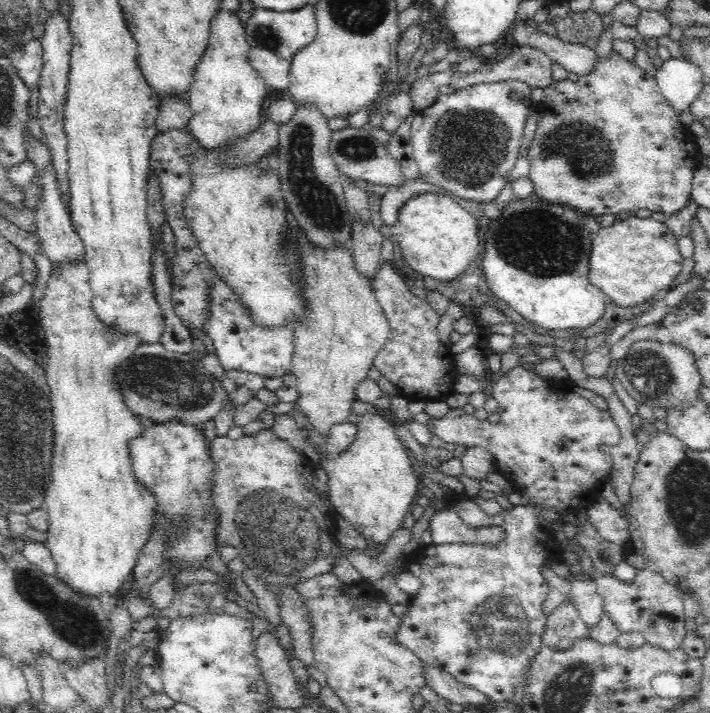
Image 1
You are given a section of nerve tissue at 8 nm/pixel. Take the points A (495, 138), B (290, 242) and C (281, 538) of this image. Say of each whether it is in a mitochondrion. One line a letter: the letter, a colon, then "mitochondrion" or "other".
A: mitochondrion
B: mitochondrion
C: mitochondrion

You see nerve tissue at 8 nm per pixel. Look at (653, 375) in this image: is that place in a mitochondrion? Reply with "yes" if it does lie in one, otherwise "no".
yes

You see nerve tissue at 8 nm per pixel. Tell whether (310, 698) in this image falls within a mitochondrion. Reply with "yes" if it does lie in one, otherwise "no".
no

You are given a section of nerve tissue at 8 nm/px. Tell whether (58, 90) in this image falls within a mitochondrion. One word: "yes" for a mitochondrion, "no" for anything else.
no

